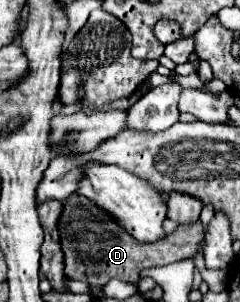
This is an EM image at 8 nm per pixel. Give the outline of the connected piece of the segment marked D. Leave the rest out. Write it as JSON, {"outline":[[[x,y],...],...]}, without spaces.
{"outline":[[[72,194],[68,200],[64,200],[64,212],[58,228],[60,228],[64,262],[66,262],[66,270],[64,270],[66,278],[82,280],[90,286],[104,286],[112,278],[136,282],[144,268],[166,266],[184,258],[192,258],[198,252],[200,242],[204,240],[204,226],[198,220],[194,224],[178,226],[178,230],[174,230],[168,238],[160,242],[142,246],[126,230],[122,230],[112,218],[108,218],[108,214],[104,214],[98,206],[94,206],[80,194]]]}

